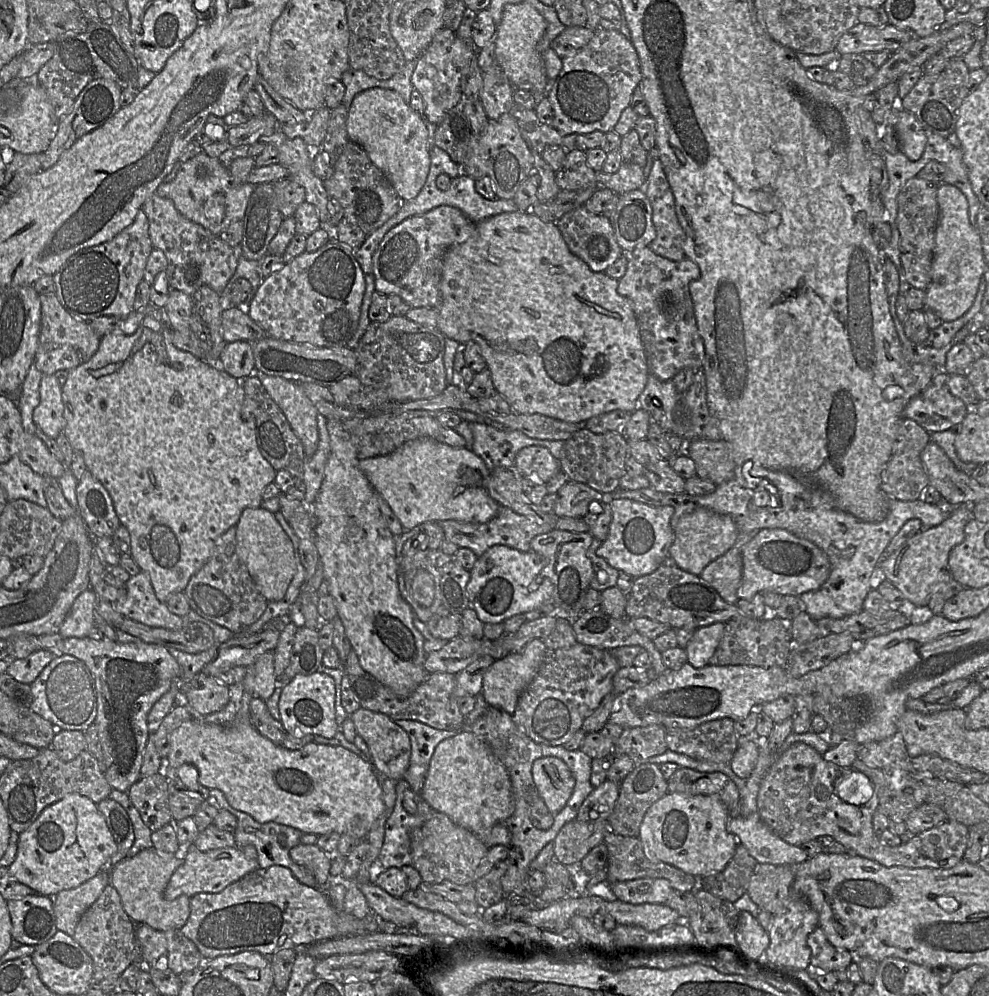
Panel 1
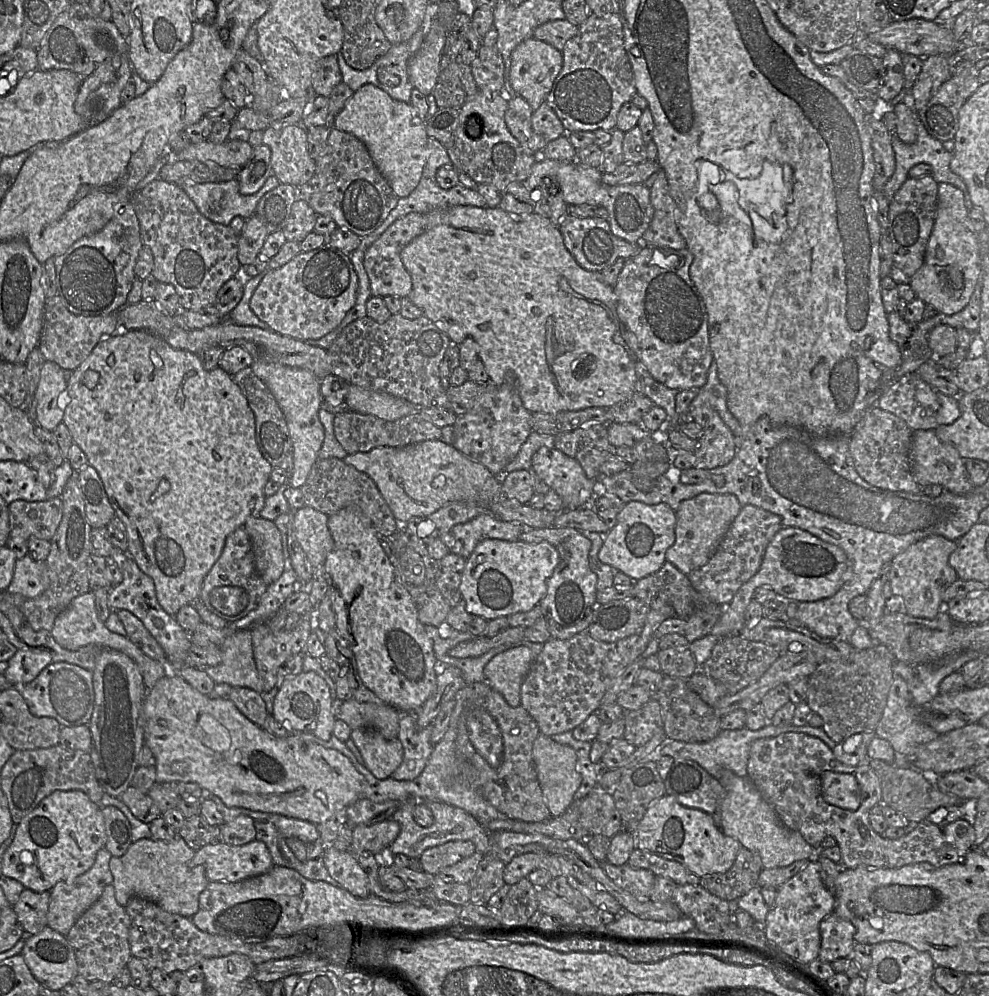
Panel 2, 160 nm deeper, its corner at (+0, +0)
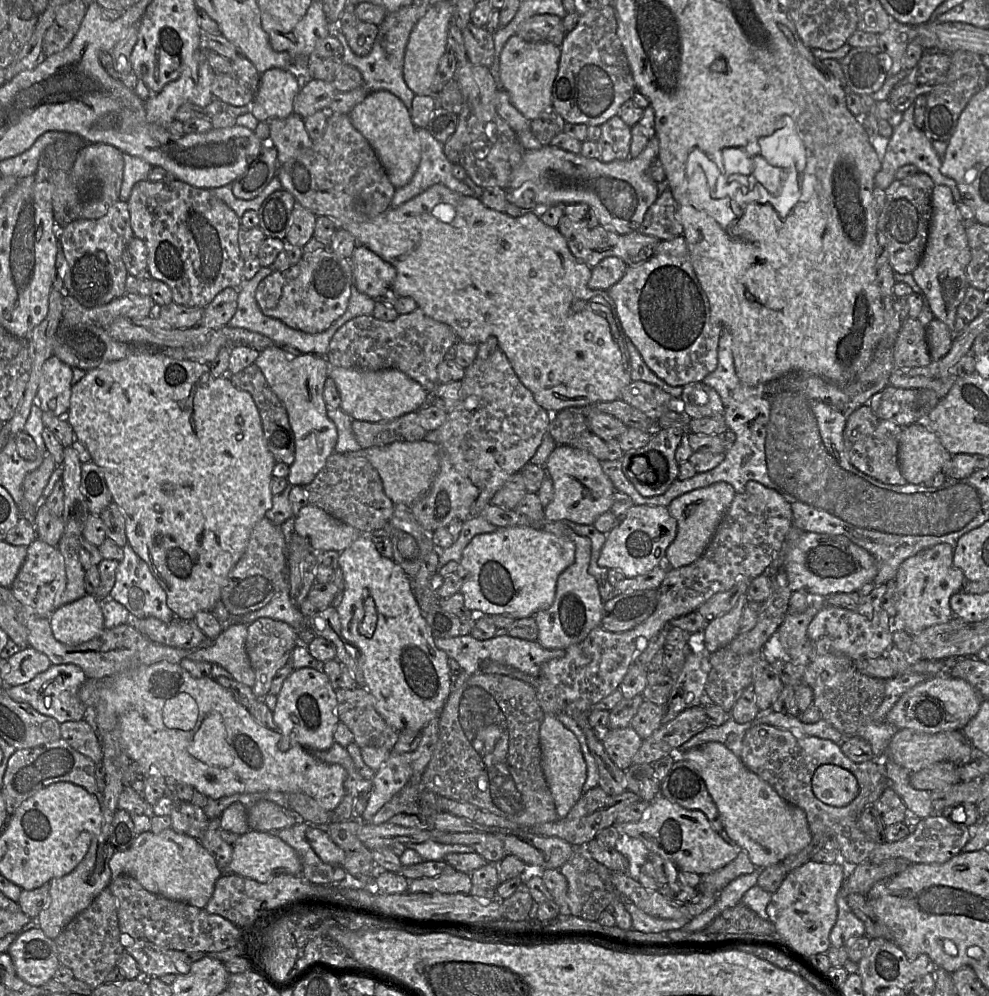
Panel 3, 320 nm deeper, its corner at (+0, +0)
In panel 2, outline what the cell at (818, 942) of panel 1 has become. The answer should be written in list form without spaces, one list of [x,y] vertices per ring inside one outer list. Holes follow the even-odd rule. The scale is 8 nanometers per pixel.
[[[832,912],[819,925],[820,951],[818,959],[824,962],[851,957],[854,950],[854,925]]]

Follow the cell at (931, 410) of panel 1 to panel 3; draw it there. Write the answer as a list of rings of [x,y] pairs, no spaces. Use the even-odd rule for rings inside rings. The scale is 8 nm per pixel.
[[[887,386],[872,396],[865,405],[868,405],[877,417],[890,420],[901,427],[907,427],[915,423],[923,423],[939,401],[937,394],[931,389],[903,389]]]

